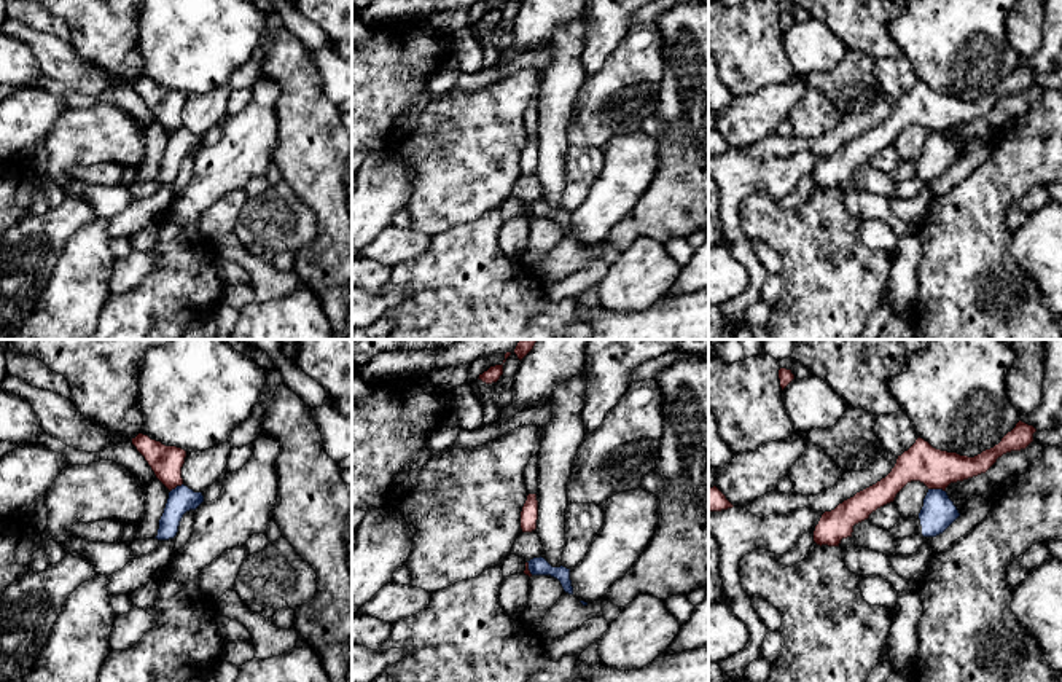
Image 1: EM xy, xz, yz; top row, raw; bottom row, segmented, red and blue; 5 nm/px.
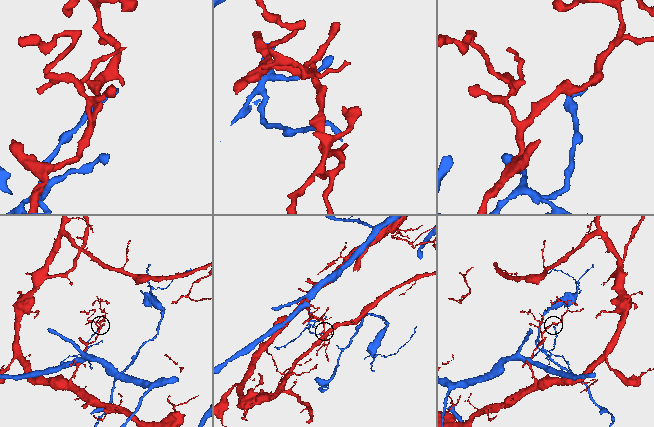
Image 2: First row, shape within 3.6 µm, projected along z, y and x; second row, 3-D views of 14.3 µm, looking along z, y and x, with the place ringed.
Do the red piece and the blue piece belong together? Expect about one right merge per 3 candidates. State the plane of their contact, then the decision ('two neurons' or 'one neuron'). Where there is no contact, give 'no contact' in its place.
meets red in yz; two neurons

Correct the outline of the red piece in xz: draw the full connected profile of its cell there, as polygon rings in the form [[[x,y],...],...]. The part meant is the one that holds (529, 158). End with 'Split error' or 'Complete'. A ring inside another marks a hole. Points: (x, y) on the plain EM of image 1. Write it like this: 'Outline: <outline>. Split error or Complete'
Outline: [[[529,137],[521,155],[521,172],[522,175],[532,175],[537,172],[538,163],[538,143],[537,137]]]. Complete

